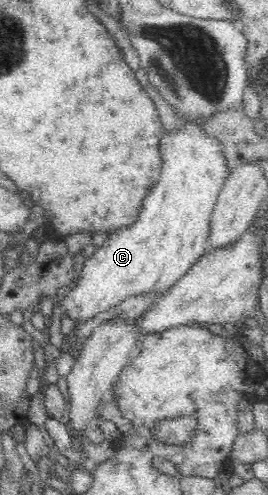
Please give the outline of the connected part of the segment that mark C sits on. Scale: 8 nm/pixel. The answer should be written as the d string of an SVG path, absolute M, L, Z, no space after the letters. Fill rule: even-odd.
M201 120L181 121L183 127L169 131L161 138L161 176L153 190L144 196L139 218L132 226L109 234L104 244L85 261L77 286L61 302L62 312L67 313L74 322L85 322L132 295L154 291L159 291L162 296L167 294L206 254L212 214L220 190L230 175L229 167L223 155L223 143L199 127Z

